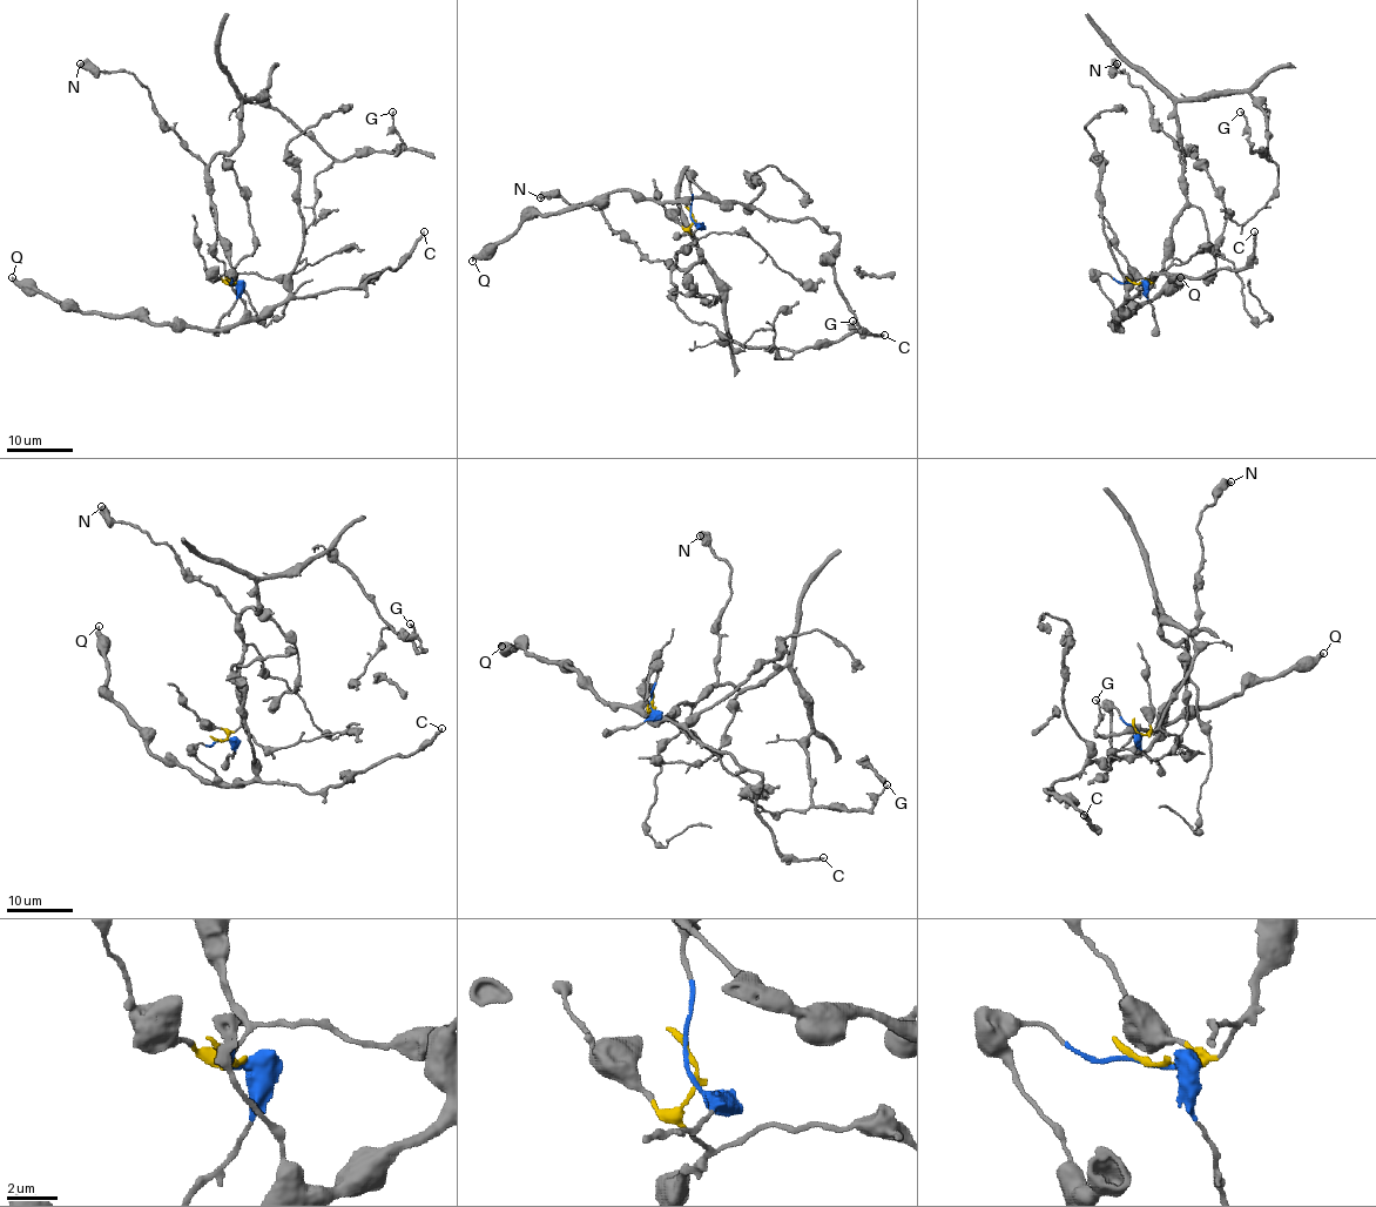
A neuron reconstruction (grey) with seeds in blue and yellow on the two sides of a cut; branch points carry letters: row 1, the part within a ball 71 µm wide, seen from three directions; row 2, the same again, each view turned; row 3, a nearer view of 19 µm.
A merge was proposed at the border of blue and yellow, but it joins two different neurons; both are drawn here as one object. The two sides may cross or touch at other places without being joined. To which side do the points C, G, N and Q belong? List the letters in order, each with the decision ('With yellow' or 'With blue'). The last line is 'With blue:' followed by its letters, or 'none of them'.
C: With blue
G: With yellow
N: With yellow
Q: With blue
With blue: C, Q

